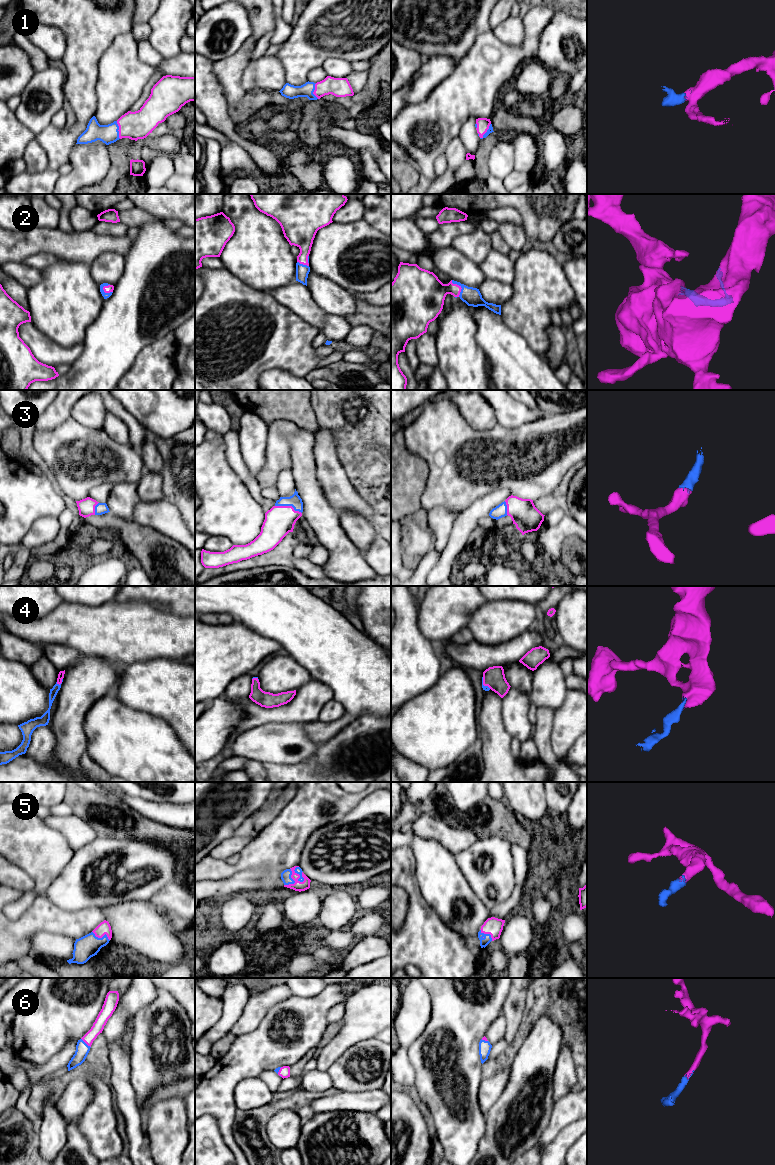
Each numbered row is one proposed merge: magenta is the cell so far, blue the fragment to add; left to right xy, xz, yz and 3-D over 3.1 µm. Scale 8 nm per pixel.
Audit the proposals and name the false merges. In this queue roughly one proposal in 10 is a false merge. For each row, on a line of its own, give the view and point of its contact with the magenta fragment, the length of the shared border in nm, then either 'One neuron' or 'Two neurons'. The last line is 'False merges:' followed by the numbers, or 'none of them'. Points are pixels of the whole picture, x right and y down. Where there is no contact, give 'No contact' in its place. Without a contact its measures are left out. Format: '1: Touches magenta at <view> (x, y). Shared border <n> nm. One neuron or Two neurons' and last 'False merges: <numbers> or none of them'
1: Touches magenta at xy (118, 130). Shared border 150 nm. One neuron
2: Touches magenta at yz (460, 287). Shared border 150 nm. One neuron
3: Touches magenta at xz (288, 506). Shared border 220 nm. One neuron
4: Touches magenta at xy (60, 683). Shared border 70 nm. One neuron
5: Touches magenta at xz (292, 878). Shared border 200 nm. One neuron
6: Touches magenta at xy (86, 1043). Shared border 110 nm. One neuron
False merges: none of them

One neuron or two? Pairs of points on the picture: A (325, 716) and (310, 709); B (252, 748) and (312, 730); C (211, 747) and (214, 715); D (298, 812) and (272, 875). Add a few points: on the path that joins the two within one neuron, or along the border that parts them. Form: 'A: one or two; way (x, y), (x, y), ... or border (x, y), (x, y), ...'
A: two; border (332, 698), (322, 707), (317, 720)
B: two; border (303, 724), (305, 733), (318, 743)
C: one; way (211, 739), (211, 730), (214, 727), (214, 723)
D: one; way (291, 828), (273, 851), (273, 859)

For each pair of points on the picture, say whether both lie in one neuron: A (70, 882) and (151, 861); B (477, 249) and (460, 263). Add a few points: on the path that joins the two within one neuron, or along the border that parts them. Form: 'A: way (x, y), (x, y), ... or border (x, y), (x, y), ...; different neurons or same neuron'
A: way (87, 861), (95, 854), (118, 846), (130, 853); same neuron
B: border (451, 245), (478, 265); different neurons

